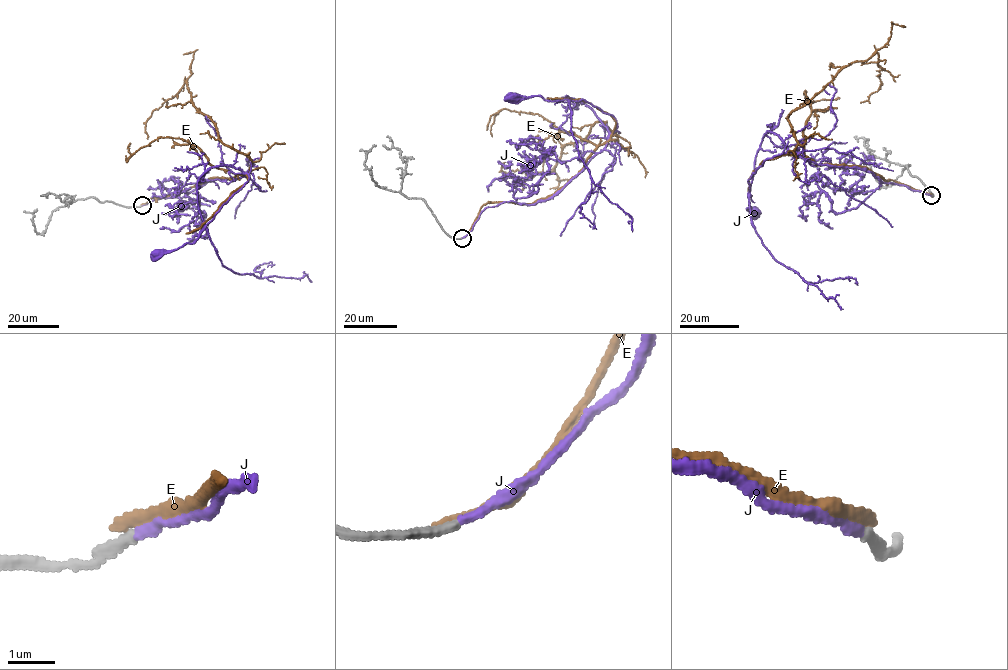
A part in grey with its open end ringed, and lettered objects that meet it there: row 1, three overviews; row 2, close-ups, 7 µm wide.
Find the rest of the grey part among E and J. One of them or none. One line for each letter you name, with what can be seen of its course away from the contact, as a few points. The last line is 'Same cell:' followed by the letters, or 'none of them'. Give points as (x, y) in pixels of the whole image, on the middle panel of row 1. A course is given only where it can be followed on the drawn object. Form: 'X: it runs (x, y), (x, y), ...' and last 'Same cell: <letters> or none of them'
J: it runs (462, 238), (488, 206), (552, 197), (603, 148), (617, 124), (582, 99), (513, 96)
Same cell: J

